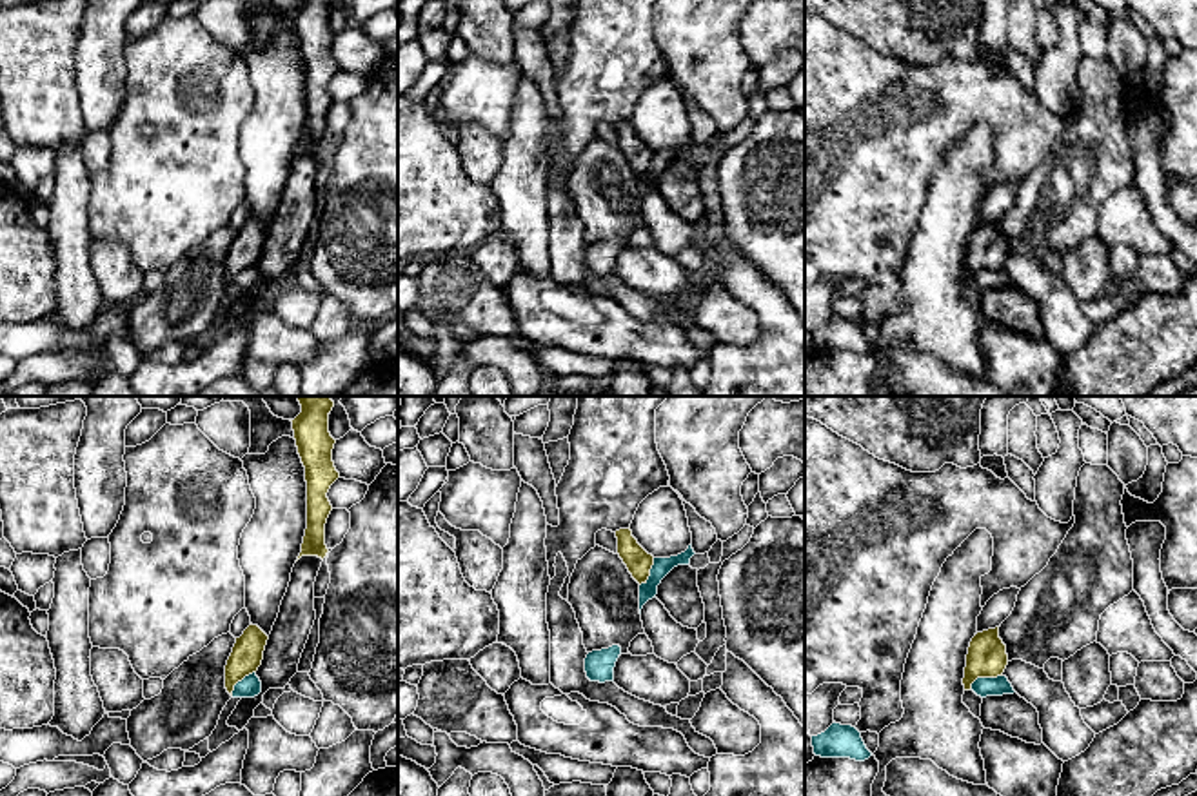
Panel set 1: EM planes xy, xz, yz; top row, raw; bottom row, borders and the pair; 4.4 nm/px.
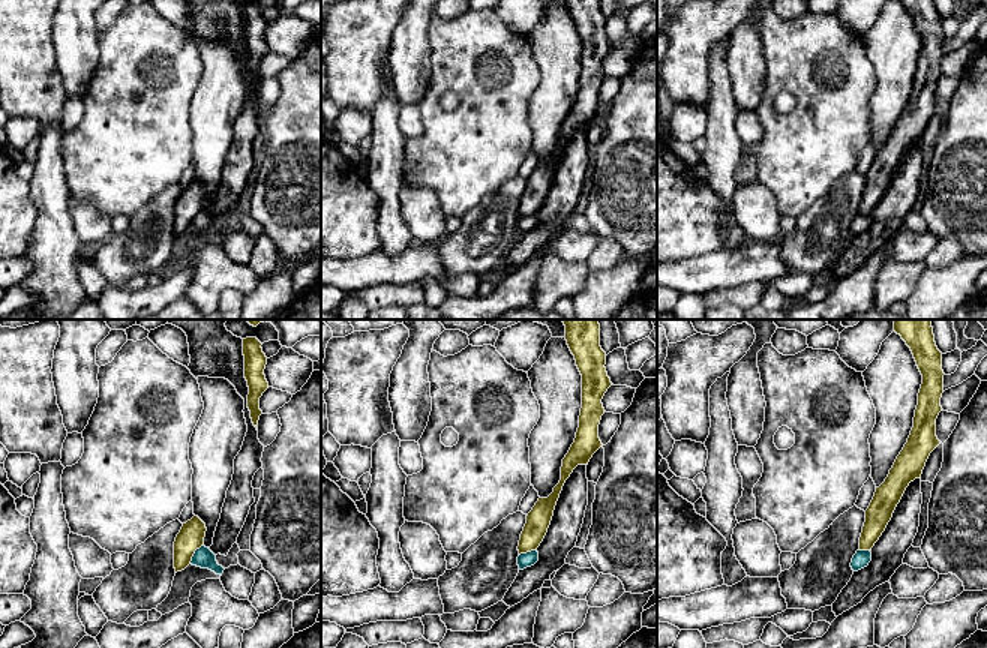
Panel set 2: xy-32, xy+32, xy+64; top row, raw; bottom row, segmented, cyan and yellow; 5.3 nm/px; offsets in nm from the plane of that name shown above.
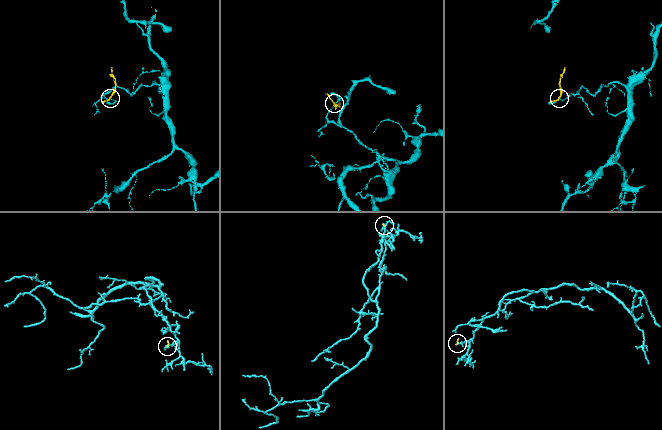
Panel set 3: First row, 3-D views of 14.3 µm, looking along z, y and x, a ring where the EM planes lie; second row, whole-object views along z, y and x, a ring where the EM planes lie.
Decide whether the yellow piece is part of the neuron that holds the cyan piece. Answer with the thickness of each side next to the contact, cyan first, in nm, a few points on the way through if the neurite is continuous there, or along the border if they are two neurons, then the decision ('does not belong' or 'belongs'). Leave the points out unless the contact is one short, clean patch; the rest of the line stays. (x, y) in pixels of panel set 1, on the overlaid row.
90/180 nm | along yz (1001, 675), (978, 678), (970, 687) | does not belong

